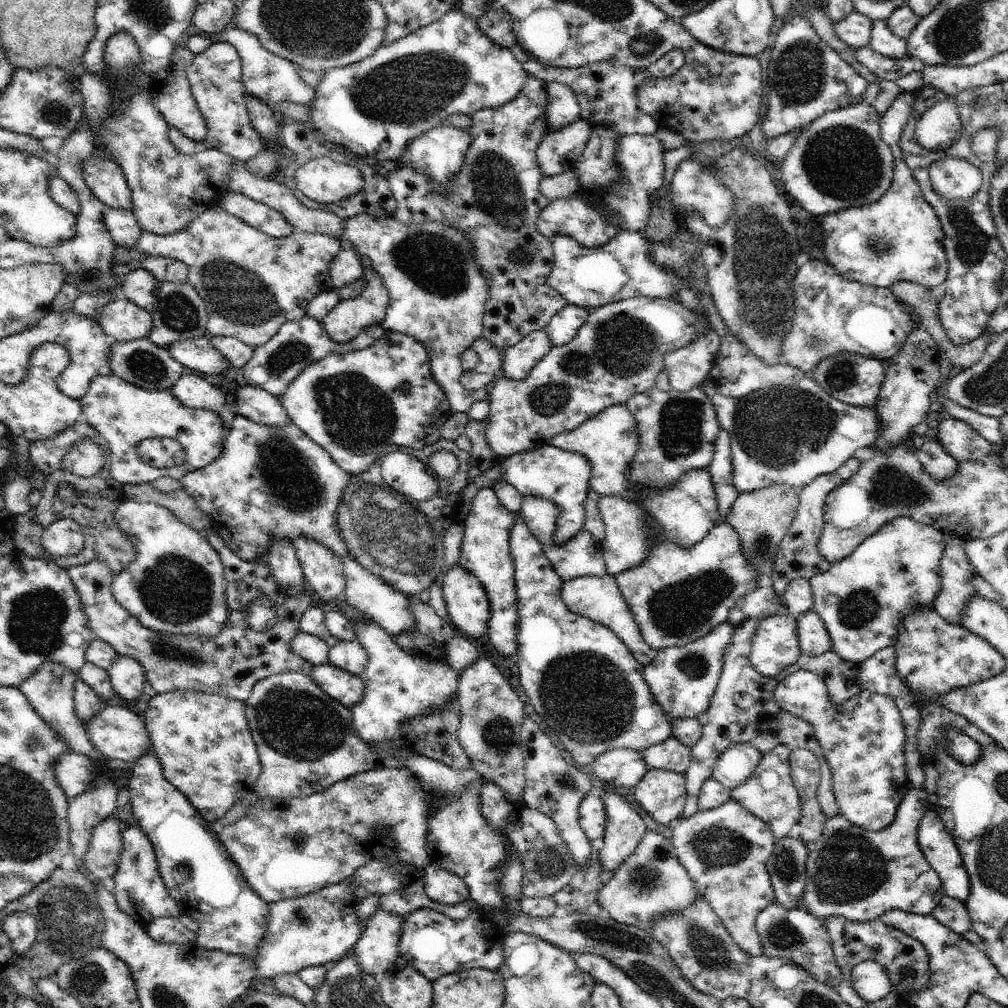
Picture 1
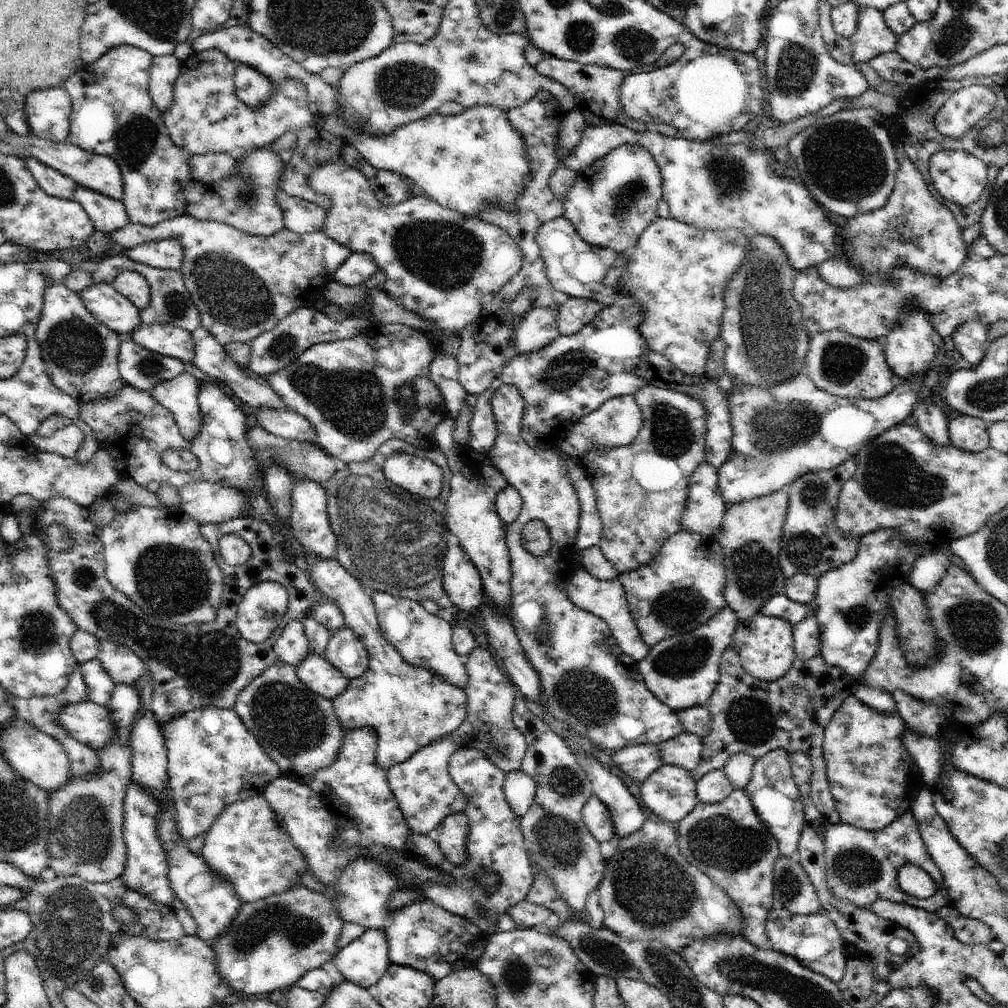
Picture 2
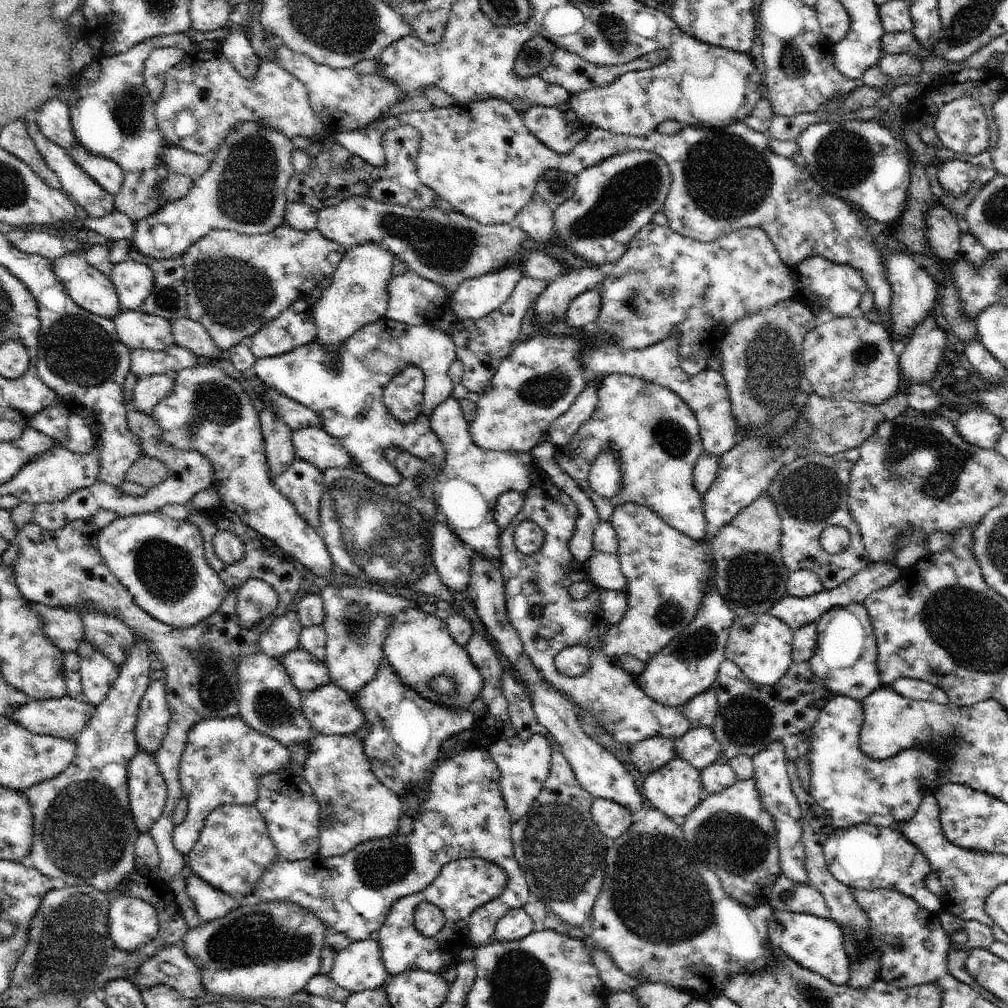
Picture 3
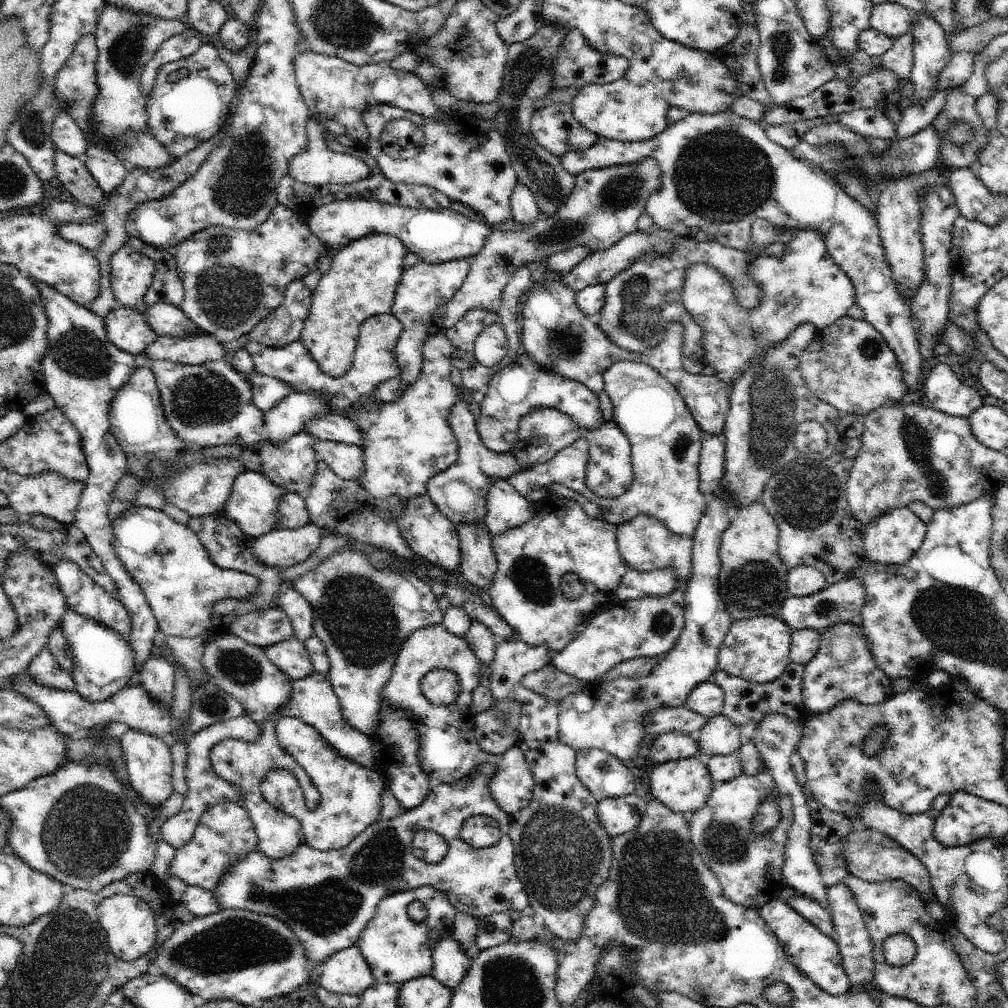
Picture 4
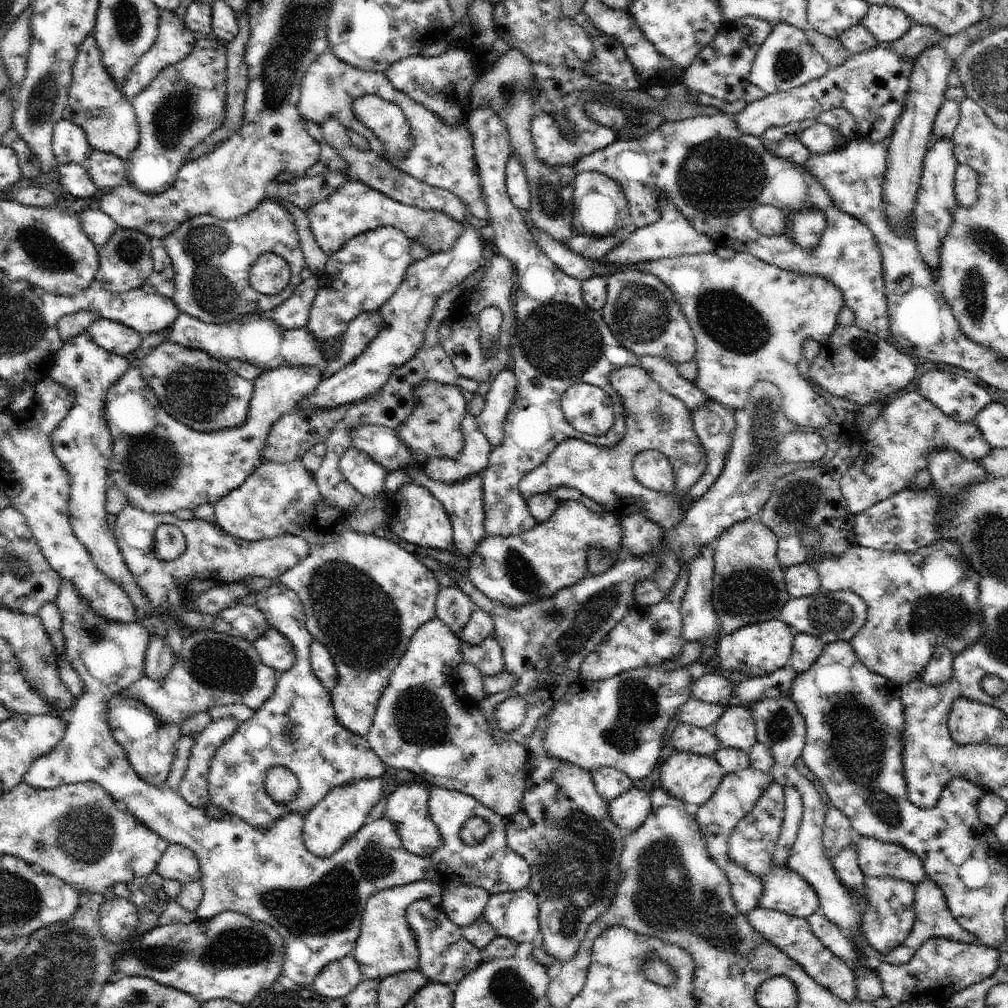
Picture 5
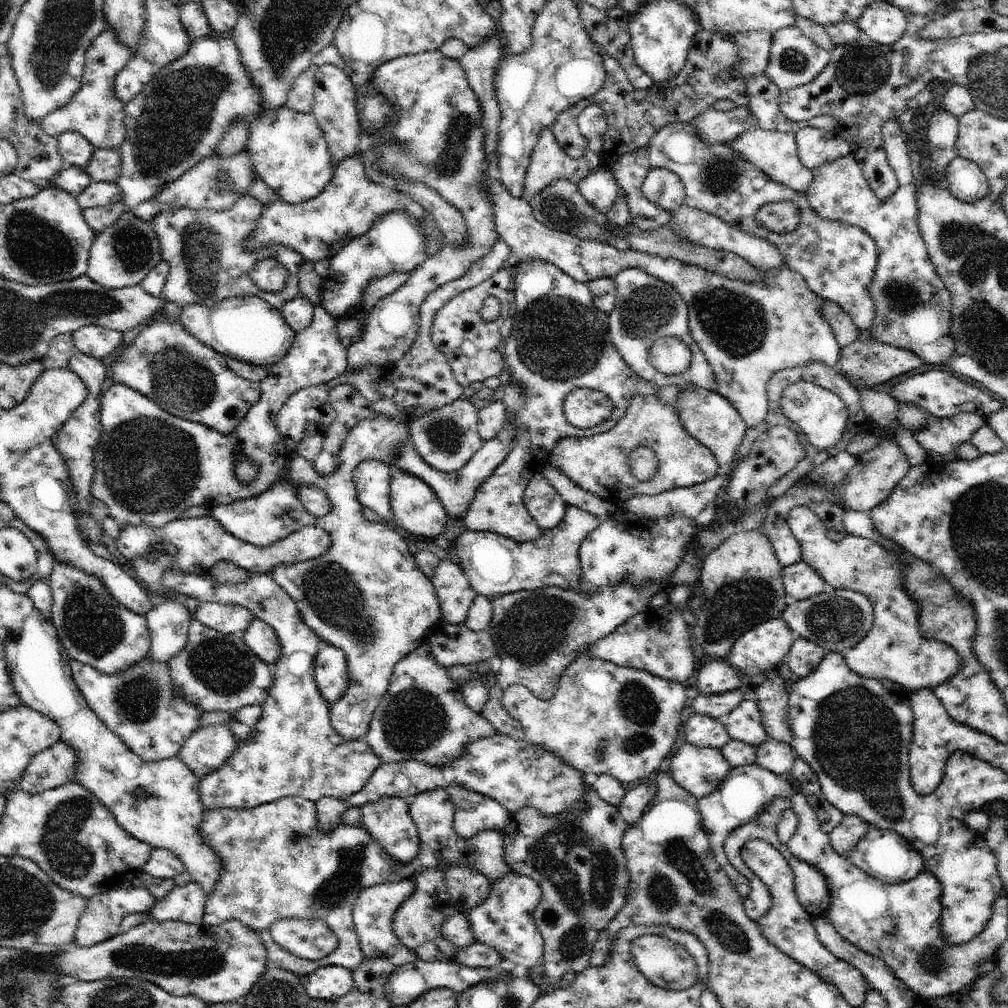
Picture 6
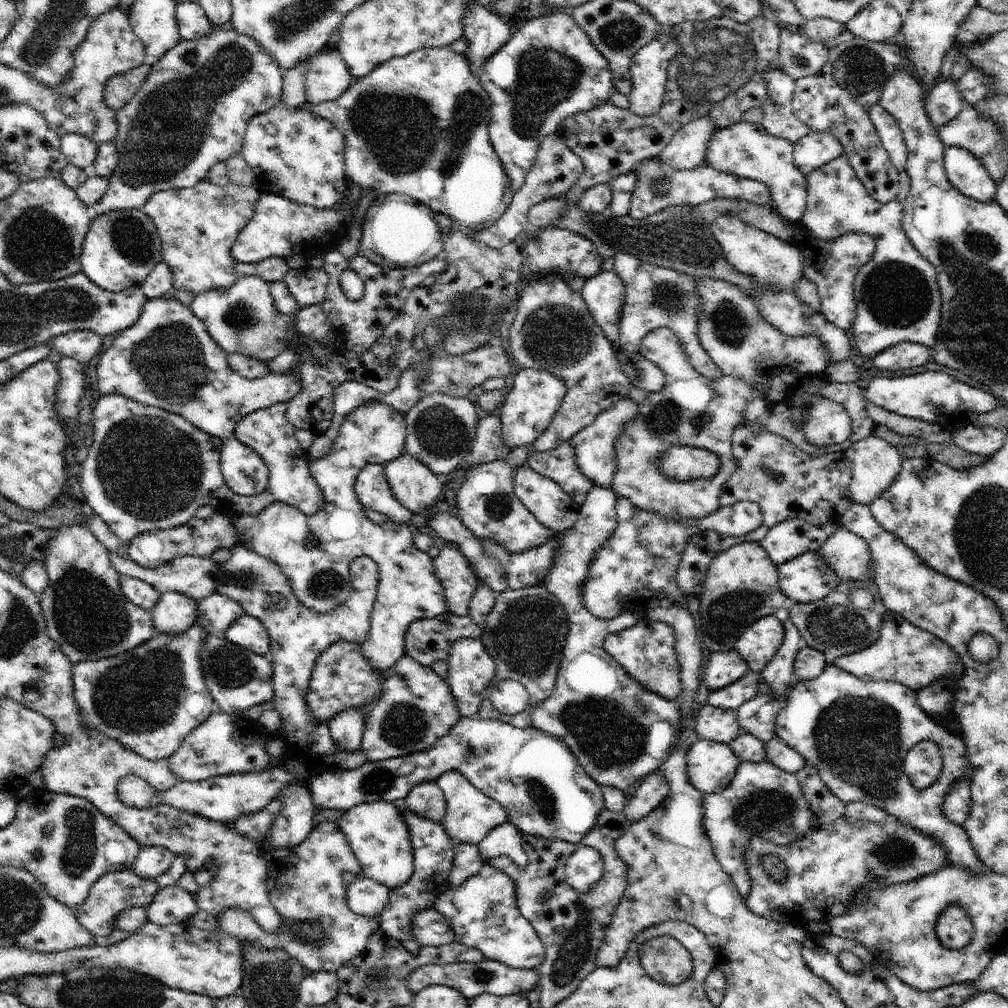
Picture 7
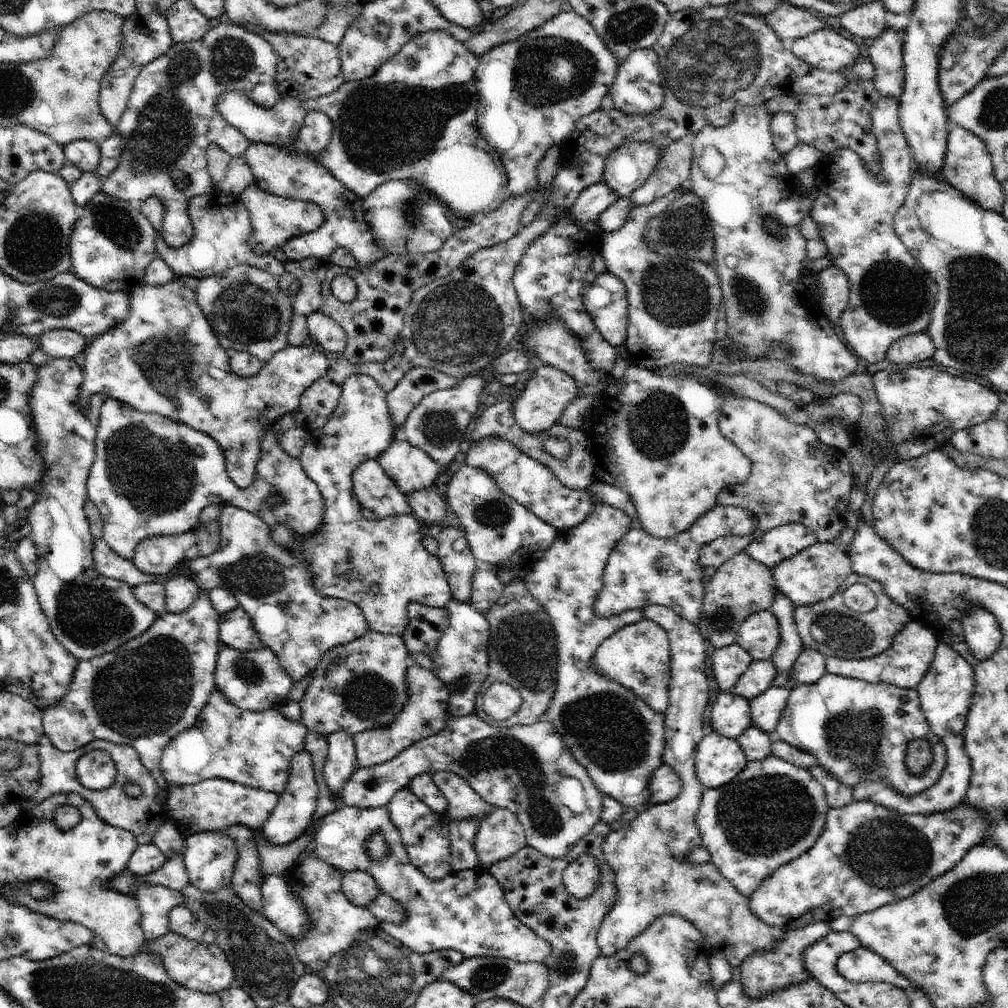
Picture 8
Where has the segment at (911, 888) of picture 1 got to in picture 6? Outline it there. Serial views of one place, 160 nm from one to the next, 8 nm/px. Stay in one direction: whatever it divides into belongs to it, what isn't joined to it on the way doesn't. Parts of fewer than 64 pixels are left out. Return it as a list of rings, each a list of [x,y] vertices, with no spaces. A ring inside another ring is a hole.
[[[871,828],[865,834],[865,837],[857,843],[857,846],[851,852],[848,860],[861,868],[866,874],[886,882],[907,883],[926,870],[924,859],[919,852],[916,852],[911,843],[894,831],[878,828]]]

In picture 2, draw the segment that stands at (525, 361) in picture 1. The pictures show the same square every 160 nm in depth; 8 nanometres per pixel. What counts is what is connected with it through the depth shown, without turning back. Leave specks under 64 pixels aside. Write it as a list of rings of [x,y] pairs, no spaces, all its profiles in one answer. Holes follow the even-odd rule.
[[[541,308],[529,312],[515,332],[511,356],[523,357],[536,353],[561,336],[556,324],[558,308]]]

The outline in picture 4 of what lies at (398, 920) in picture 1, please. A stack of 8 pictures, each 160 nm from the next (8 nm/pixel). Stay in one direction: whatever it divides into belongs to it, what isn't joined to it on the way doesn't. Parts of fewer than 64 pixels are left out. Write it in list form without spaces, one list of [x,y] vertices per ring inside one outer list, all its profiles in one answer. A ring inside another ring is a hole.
[[[359,946],[335,952],[321,968],[322,974],[315,985],[335,993],[361,995],[376,984],[371,966],[368,965]]]

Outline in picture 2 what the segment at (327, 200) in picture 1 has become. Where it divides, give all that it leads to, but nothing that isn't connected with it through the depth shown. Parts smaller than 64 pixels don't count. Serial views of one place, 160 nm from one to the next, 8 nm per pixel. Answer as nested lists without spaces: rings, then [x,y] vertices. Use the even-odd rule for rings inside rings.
[[[342,159],[326,161],[311,170],[307,177],[308,186],[316,193],[325,195],[332,200],[332,208],[327,211],[323,231],[340,246],[352,253],[368,253],[374,257],[377,267],[386,274],[383,289],[388,298],[392,298],[404,310],[418,314],[422,320],[430,322],[431,330],[423,332],[438,352],[430,365],[429,377],[440,389],[445,400],[448,416],[456,420],[460,410],[466,405],[467,392],[458,382],[459,364],[441,350],[440,338],[461,336],[461,332],[482,316],[483,298],[498,292],[512,275],[520,269],[523,254],[520,247],[509,234],[497,226],[484,223],[478,217],[440,206],[438,202],[424,197],[421,193],[406,199],[393,207],[384,206],[372,192],[366,175],[353,166],[348,166]]]

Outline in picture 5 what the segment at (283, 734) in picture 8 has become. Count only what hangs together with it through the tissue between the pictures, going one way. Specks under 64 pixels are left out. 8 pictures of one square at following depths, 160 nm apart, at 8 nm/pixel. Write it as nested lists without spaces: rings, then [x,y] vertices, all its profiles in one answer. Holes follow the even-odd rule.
[[[223,717],[208,723],[195,737],[186,774],[177,791],[190,806],[204,808],[209,803],[208,775],[211,758],[216,749],[222,746],[239,726],[236,718]]]

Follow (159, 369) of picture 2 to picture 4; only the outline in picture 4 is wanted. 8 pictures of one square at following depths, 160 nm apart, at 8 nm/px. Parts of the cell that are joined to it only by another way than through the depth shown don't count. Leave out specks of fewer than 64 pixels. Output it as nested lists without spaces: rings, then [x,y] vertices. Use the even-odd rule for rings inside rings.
[[[204,334],[197,337],[158,337],[145,350],[144,366],[151,368],[156,361],[172,361],[185,365],[201,365],[226,358],[216,338]]]

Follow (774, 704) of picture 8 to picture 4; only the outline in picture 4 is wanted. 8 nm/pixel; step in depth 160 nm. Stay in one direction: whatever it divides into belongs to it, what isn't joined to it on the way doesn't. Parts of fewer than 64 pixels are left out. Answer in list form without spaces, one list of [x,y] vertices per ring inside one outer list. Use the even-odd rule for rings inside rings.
[[[722,714],[708,719],[695,736],[701,753],[698,758],[703,763],[718,754],[728,756],[735,753],[744,744],[738,728]]]

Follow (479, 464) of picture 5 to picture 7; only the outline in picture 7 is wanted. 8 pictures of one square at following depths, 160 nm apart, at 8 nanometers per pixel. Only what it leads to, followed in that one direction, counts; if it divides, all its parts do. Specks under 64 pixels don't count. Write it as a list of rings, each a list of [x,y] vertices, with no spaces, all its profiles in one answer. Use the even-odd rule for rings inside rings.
[[[430,393],[422,397],[405,414],[407,424],[407,437],[405,442],[406,454],[423,462],[432,474],[443,477],[458,469],[460,462],[470,454],[475,440],[475,430],[480,417],[478,415],[477,405],[468,397],[453,397],[444,393]]]

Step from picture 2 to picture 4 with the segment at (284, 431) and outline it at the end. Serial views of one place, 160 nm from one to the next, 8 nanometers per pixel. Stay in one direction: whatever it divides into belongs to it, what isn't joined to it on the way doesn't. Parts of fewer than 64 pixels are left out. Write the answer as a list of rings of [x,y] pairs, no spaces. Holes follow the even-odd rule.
[[[318,439],[313,447],[317,462],[325,462],[337,477],[358,481],[363,475],[364,458],[362,446]]]

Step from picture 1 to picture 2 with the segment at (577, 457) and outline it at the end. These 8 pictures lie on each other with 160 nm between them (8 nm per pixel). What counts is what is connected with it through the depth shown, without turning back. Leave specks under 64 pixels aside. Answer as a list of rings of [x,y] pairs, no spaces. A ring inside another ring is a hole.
[[[502,385],[491,398],[493,413],[497,420],[497,436],[493,449],[486,454],[490,465],[504,476],[508,485],[513,486],[522,496],[522,508],[518,518],[506,527],[507,545],[510,551],[512,580],[512,604],[509,619],[514,627],[524,651],[526,660],[539,674],[543,708],[556,720],[565,725],[565,730],[584,734],[599,750],[613,752],[630,745],[659,745],[674,738],[683,726],[669,706],[660,702],[645,686],[639,662],[622,652],[608,623],[599,616],[586,612],[570,602],[566,585],[576,568],[572,560],[576,532],[579,529],[581,504],[578,493],[569,477],[569,468],[558,452],[558,448],[534,448],[528,446],[521,437],[521,419],[526,408],[525,400],[512,385]],[[532,519],[542,519],[549,526],[551,549],[547,555],[537,557],[523,545],[524,527]]]

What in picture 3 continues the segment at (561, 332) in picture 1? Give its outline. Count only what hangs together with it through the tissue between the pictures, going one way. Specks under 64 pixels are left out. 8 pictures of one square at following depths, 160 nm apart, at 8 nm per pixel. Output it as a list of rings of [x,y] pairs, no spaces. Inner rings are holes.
[[[599,288],[586,290],[577,296],[564,313],[563,318],[569,327],[577,329],[591,325],[599,317],[601,311],[601,293]]]

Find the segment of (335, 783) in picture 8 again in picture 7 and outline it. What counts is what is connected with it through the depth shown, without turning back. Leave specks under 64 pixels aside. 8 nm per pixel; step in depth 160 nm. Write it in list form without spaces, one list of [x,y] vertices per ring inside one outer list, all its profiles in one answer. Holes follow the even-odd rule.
[[[350,707],[335,714],[328,722],[330,734],[340,750],[352,752],[361,748],[368,712],[368,708]]]

